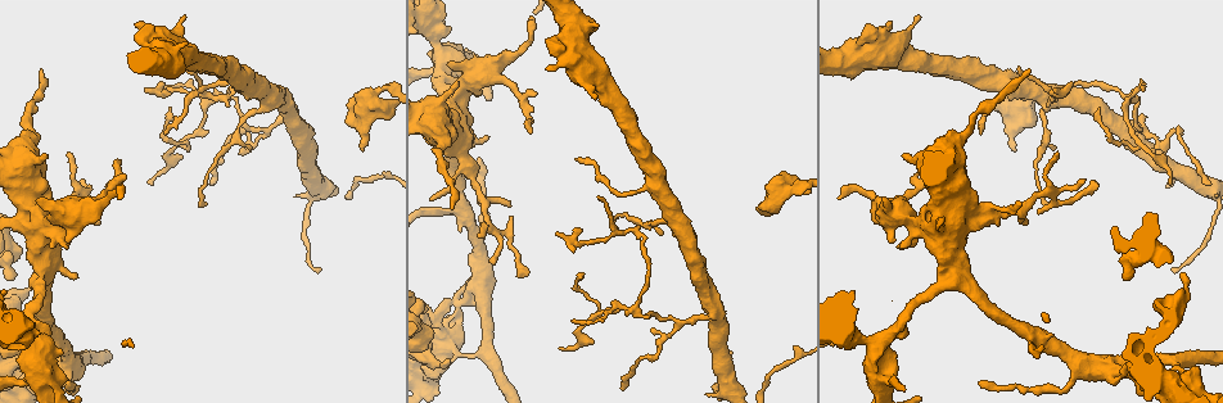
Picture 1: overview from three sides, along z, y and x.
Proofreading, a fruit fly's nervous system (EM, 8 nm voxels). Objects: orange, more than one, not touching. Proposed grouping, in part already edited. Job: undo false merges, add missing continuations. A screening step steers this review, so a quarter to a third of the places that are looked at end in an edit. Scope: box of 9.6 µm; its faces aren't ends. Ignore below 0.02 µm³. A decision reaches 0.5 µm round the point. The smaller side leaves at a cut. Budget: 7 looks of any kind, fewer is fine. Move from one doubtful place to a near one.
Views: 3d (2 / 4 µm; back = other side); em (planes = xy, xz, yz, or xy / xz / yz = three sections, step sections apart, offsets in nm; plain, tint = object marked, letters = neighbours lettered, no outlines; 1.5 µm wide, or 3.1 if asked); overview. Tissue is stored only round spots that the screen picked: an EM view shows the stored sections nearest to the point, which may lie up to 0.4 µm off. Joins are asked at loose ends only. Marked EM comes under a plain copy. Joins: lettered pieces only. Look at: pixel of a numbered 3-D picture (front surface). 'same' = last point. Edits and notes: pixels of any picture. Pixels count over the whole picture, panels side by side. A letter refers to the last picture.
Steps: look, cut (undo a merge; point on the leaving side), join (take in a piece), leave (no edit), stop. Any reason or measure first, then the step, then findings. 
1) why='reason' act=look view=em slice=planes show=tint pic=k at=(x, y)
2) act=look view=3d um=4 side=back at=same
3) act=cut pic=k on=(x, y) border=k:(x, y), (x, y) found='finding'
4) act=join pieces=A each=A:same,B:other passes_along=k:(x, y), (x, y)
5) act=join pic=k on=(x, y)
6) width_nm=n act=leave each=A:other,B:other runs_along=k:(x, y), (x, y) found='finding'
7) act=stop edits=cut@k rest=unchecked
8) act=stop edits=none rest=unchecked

act=look view=em slice=planes show=letters pic=1 at=(1014, 152)

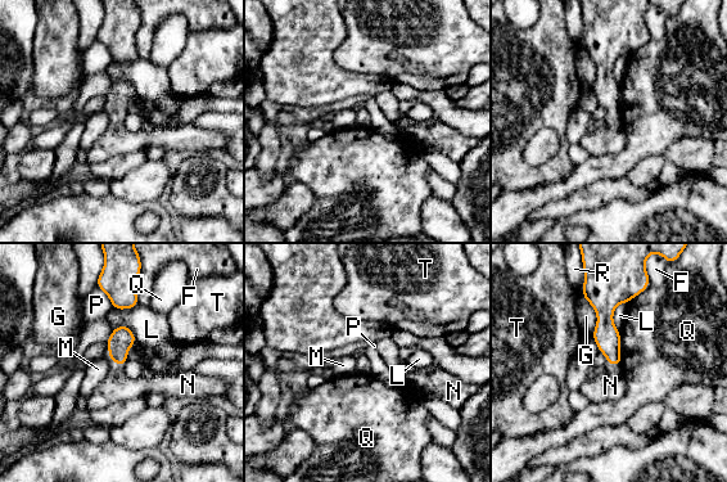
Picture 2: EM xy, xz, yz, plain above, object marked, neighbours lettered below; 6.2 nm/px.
act=join pieces=N each=F:other,G:other,L:other,M:other,N:same,P:other,Q:other,R:other,T:other found='the neuron continues'

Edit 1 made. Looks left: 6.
why='see it whole again' act=look view=overview

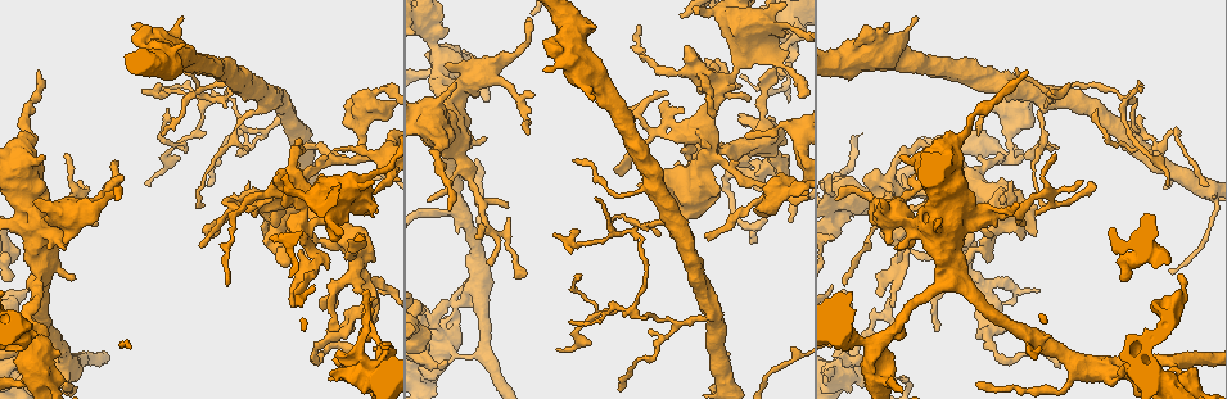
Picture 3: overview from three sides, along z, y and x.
why='three-way junction' act=look view=em slice=xz step=4 show=tint pic=3 at=(227, 101)

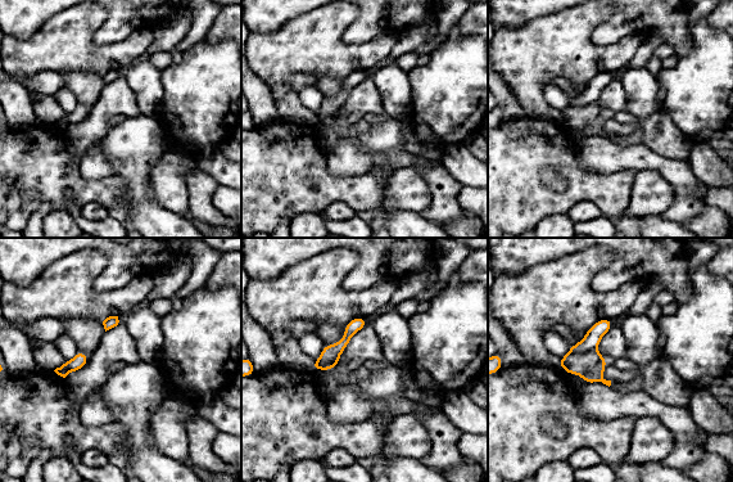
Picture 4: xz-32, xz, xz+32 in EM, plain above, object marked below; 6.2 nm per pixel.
act=look view=em slice=planes show=letters at=same

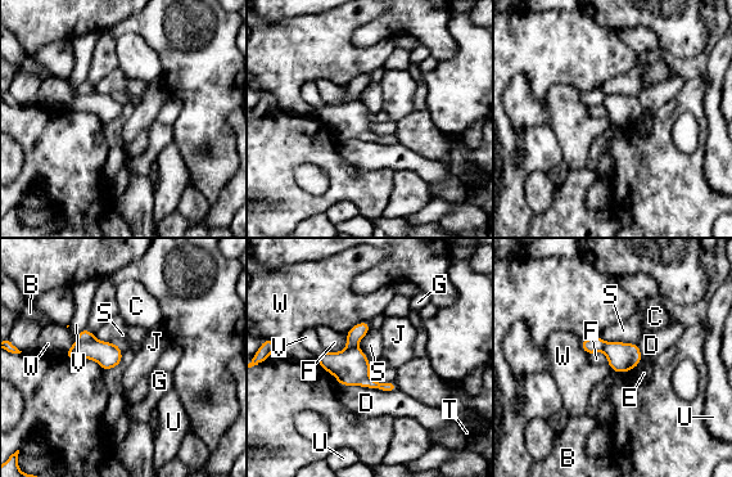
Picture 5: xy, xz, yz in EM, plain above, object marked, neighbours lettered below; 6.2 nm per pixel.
longest_contact=D:360nm act=cut pic=5 on=(85, 334) each=B:other,C:other,D:other,E:other,F:other,G:other,J:other,S:other,T:other,U:other,V:other,W:other found='two neurons meet here'

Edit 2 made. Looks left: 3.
why='calibre changes' act=look view=3d um=4 pic=3 at=(468, 172)

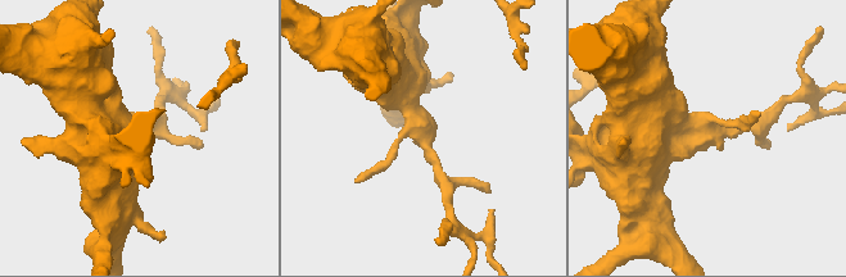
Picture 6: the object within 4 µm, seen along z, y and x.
why='now the EM' act=look view=em slice=yz step=8 show=tint pic=6 at=(709, 131)

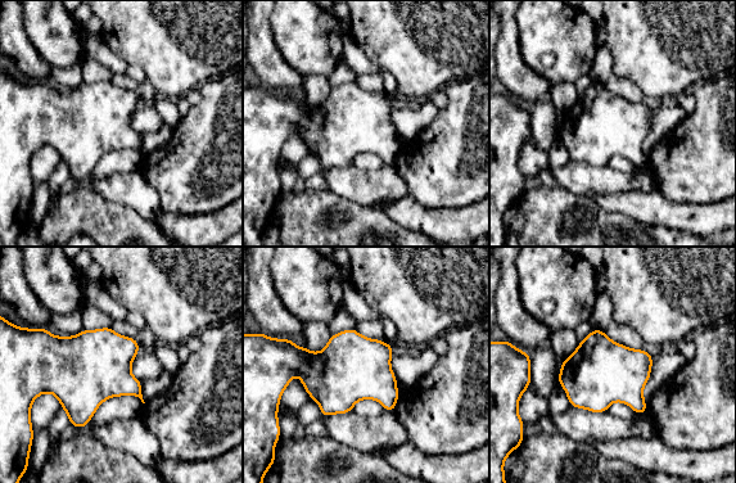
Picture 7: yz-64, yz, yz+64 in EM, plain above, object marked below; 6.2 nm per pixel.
why='see the neighbours' act=look view=em slice=yz step=8 show=letters at=same

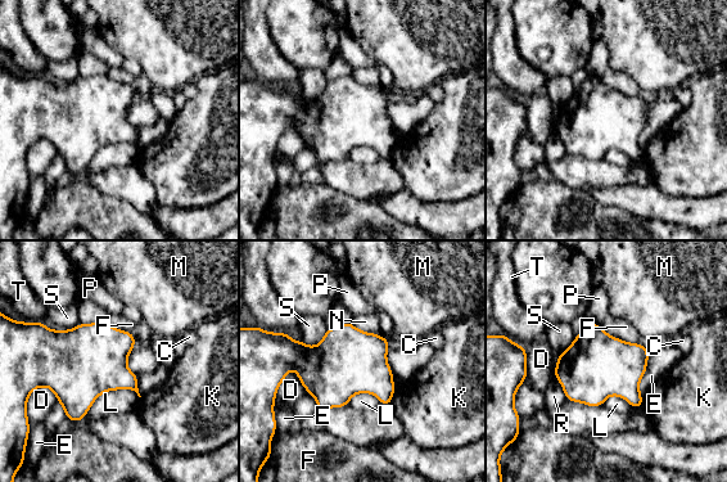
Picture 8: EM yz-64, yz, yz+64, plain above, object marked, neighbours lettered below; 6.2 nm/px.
act=leave each=C:other,D:other,E:other,F:other,K:other,L:other,M:other,N:other,P:other,R:other,S:other,T:other border=8:(105, 320), (117, 328), (131, 332) found='one neuron here'

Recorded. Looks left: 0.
act=stop edits=join@2,cut@5 rest=unchecked

